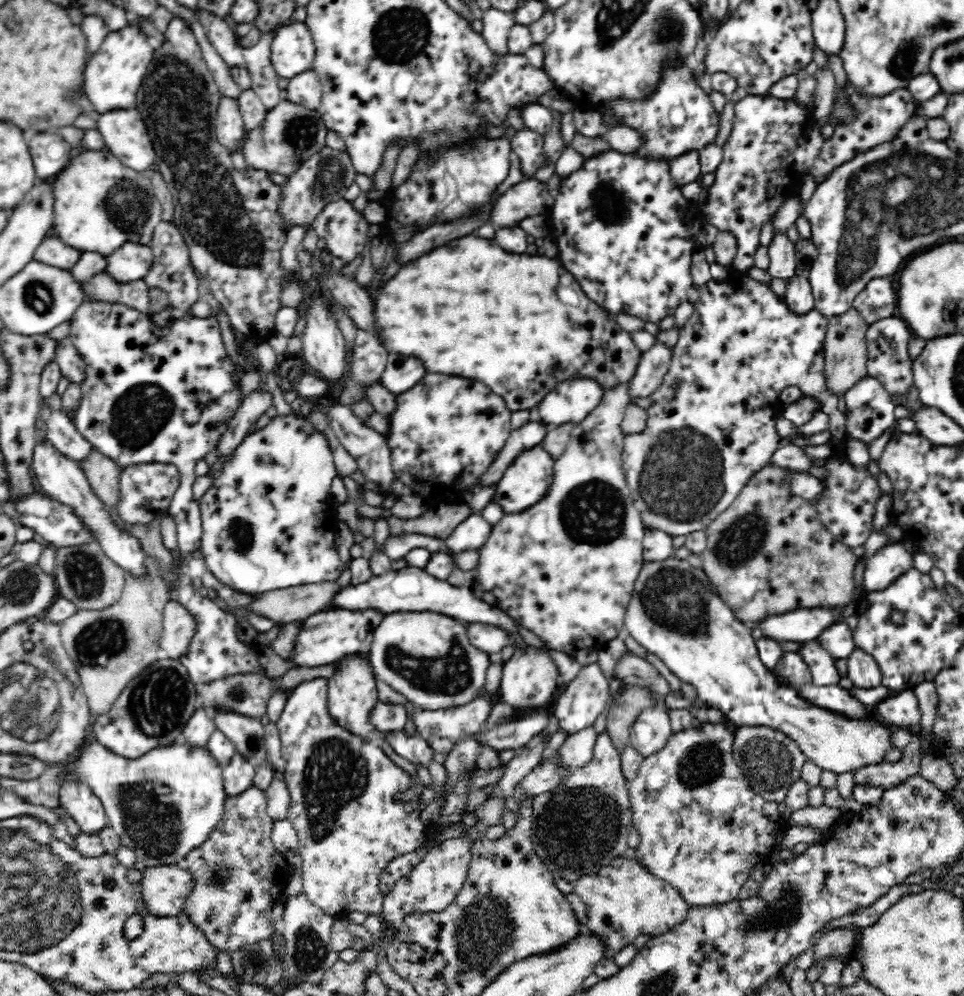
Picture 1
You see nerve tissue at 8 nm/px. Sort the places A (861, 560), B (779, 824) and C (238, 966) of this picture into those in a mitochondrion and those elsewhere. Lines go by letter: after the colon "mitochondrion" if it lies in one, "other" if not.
A: other
B: other
C: other

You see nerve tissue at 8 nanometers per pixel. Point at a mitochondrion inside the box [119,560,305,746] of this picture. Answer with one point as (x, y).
(157, 704)

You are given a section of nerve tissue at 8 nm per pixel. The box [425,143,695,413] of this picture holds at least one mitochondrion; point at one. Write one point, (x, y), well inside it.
(608, 201)

